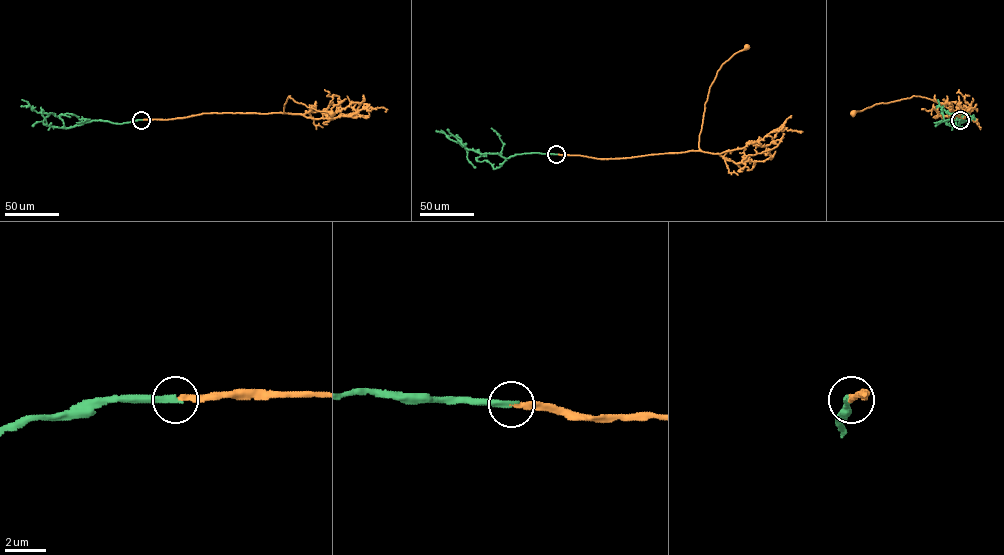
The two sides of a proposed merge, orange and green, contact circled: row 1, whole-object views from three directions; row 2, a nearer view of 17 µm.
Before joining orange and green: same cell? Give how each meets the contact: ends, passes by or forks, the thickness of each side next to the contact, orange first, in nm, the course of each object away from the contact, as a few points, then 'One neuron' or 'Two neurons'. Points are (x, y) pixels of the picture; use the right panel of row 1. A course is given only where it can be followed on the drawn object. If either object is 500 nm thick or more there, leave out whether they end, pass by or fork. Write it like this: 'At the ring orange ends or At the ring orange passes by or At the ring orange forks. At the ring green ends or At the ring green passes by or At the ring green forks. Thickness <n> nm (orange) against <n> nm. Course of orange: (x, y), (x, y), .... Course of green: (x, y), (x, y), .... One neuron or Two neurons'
At the ring orange ends. At the ring green ends. Thickness 240 nm (orange) against 320 nm. Course of orange: (960, 120), (965, 117), (964, 113), (956, 113), (929, 99), (913, 95), (852, 113). Course of green: (960, 120), (958, 123), (964, 120), (959, 128), (948, 125), (951, 113), (941, 108), (938, 100). One neuron

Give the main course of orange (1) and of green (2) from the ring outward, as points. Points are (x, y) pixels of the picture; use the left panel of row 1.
1: (141, 120), (216, 113), (285, 113), (284, 105), (290, 95), (307, 107), (332, 113)
2: (141, 120), (122, 123), (93, 120), (67, 128), (49, 126), (43, 122), (49, 113), (37, 112), (22, 100)

